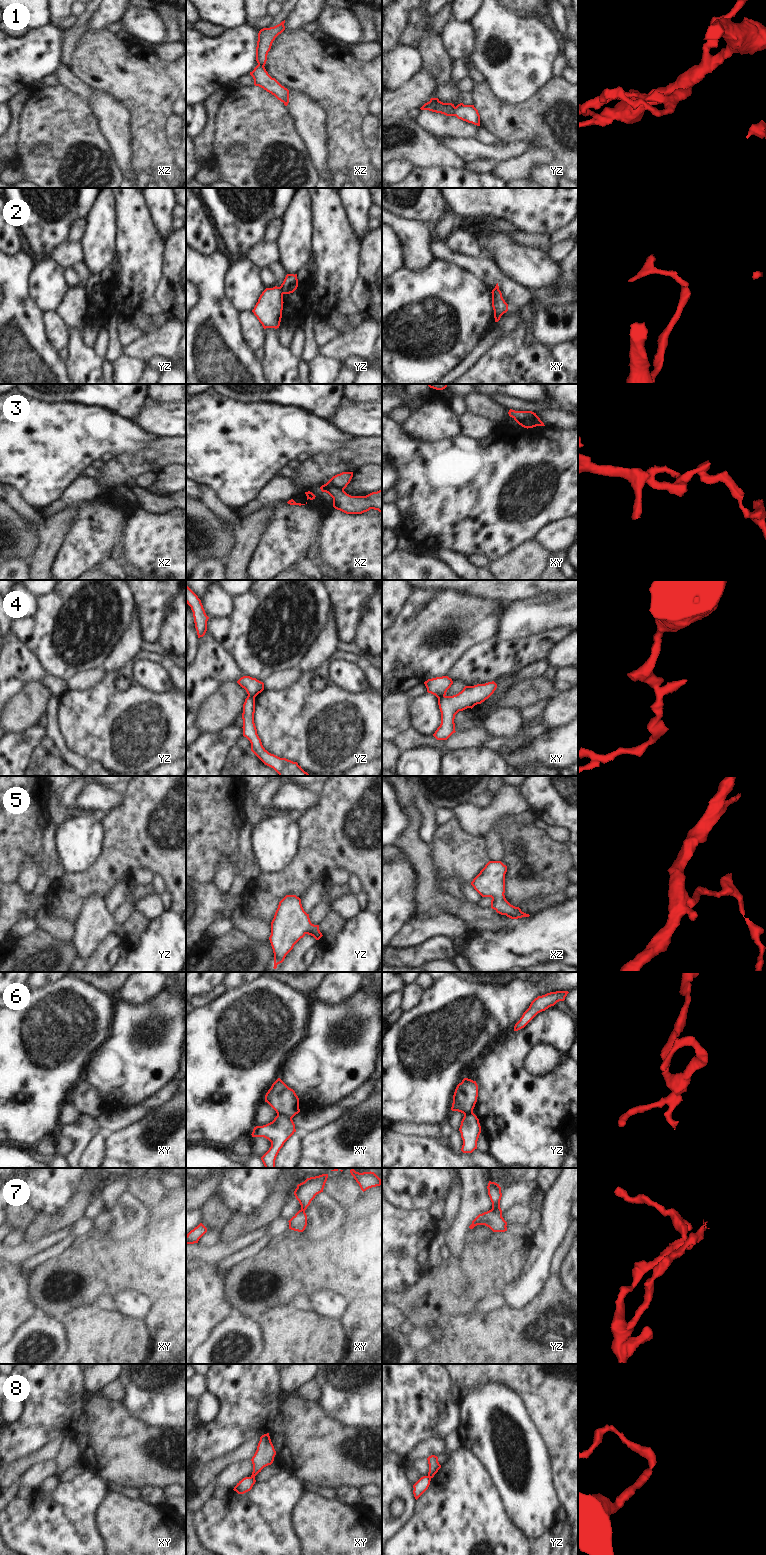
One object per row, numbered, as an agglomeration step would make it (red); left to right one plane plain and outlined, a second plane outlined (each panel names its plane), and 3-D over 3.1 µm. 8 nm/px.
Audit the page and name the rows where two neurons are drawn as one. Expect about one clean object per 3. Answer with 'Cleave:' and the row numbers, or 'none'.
Cleave: 1, 2, 3, 4, 6, 7, 8

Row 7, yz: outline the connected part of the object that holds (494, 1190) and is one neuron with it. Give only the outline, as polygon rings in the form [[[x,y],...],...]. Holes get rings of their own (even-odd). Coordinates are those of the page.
[[[489,1181],[487,1189],[492,1202],[492,1210],[494,1210],[497,1214],[502,1214],[502,1210],[500,1208],[500,1200],[502,1197],[501,1187],[499,1184]]]

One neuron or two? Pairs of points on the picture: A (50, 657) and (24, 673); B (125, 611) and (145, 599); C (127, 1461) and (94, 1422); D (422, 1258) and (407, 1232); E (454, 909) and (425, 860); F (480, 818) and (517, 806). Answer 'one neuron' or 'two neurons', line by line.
A: two neurons
B: two neurons
C: one neuron
D: two neurons
E: one neuron
F: one neuron

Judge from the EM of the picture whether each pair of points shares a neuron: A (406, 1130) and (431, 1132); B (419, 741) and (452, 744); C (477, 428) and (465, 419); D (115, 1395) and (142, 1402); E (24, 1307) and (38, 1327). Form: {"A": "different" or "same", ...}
{"A": "same", "B": "same", "C": "same", "D": "different", "E": "different"}

